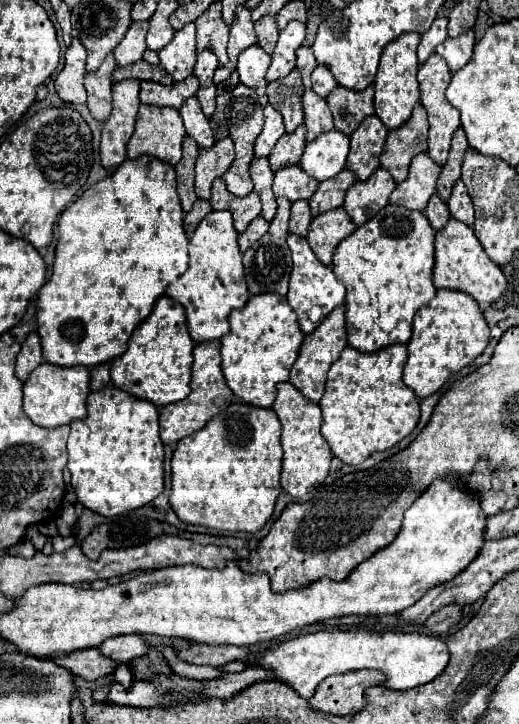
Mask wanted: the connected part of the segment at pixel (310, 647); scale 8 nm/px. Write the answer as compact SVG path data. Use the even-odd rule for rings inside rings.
M365 629L351 631L319 631L311 635L299 635L291 641L279 643L273 649L265 651L257 663L265 669L271 669L275 677L291 685L301 697L311 699L319 683L329 675L357 671L357 669L375 669L385 675L385 683L379 683L387 689L405 691L433 681L449 661L449 649L443 639L429 637L423 633L371 633Z

